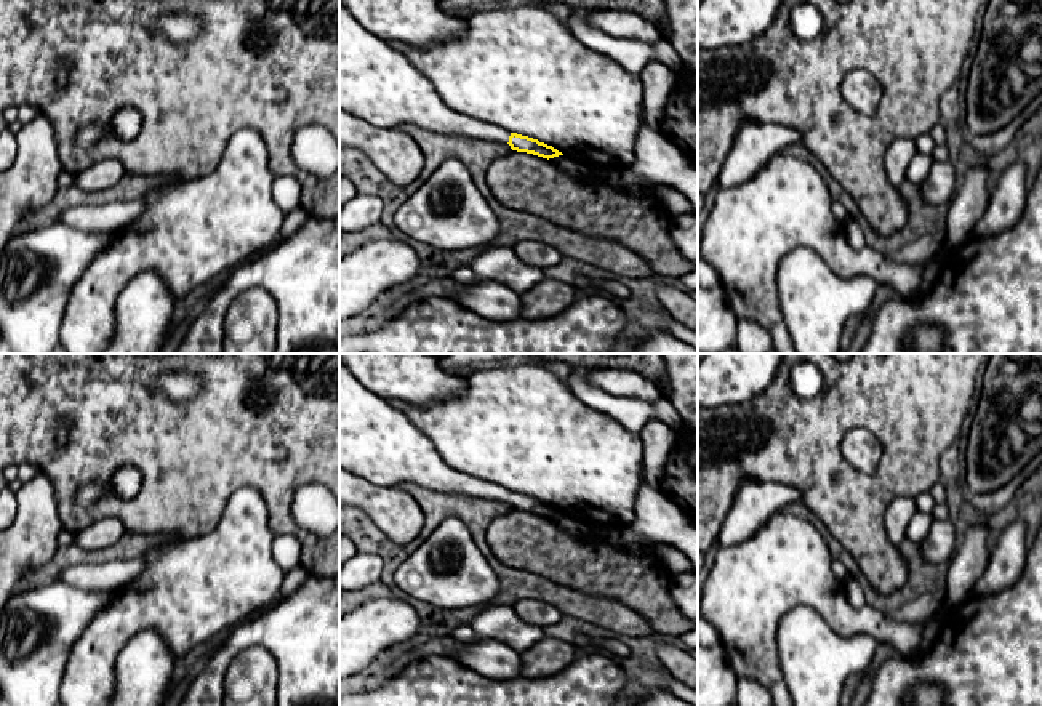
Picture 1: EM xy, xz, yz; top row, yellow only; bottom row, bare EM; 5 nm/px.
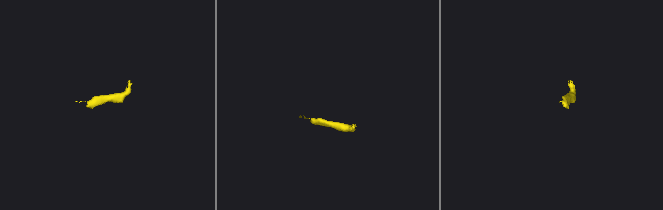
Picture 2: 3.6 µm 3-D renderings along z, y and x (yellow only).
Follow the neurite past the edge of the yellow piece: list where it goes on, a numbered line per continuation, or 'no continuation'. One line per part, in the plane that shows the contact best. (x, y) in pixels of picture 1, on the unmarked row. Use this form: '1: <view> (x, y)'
1: xz (378, 442)

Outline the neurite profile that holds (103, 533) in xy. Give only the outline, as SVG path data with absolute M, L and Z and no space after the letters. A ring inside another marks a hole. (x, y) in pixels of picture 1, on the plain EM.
M107 517L75 533L75 544L85 551L102 551L114 546L125 533L125 525Z

